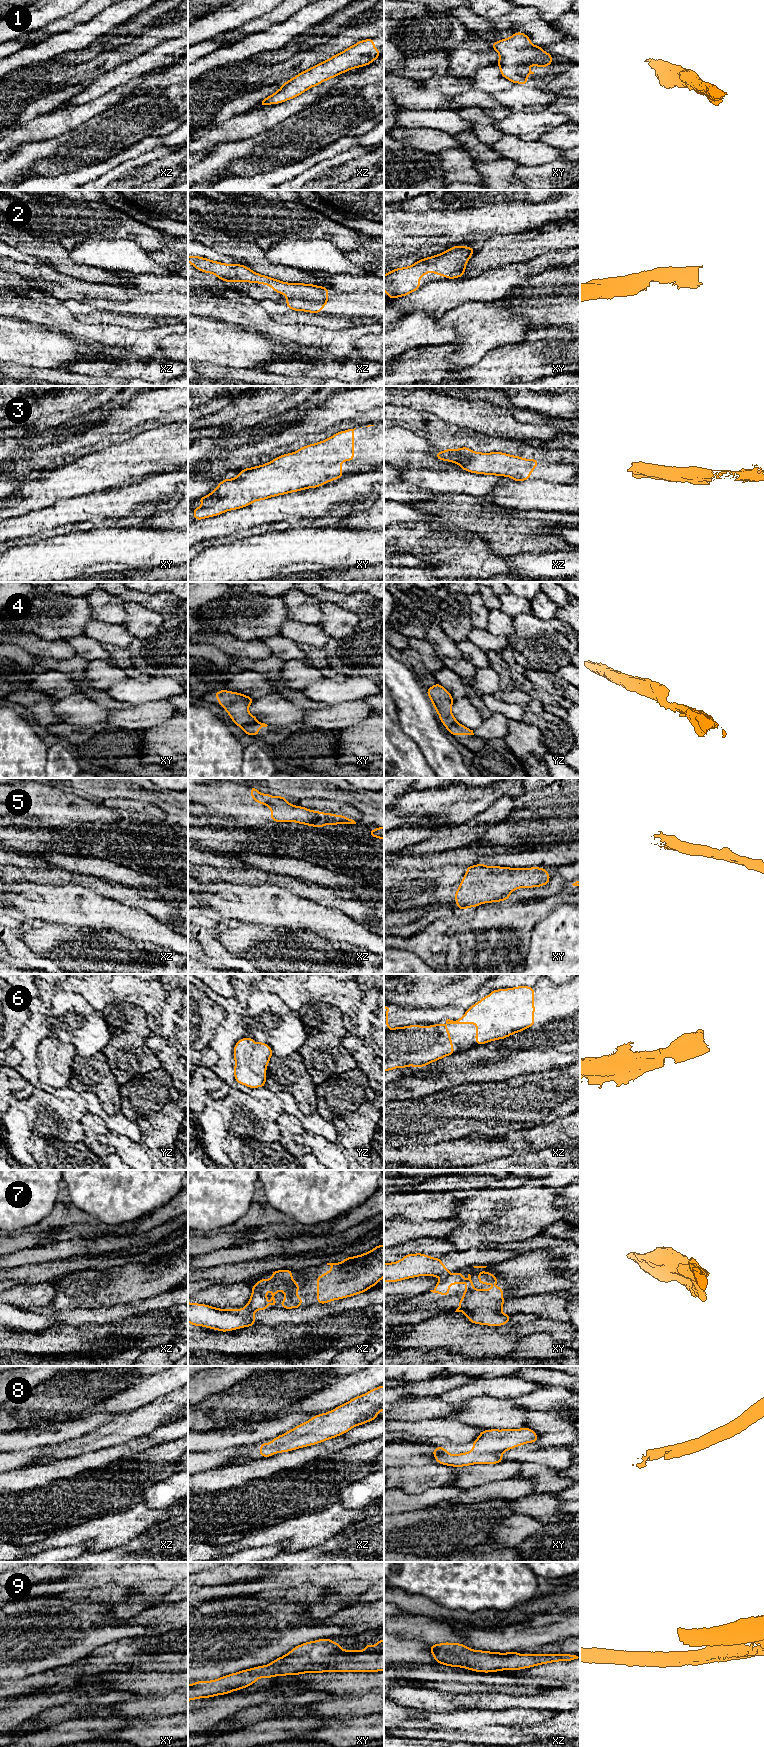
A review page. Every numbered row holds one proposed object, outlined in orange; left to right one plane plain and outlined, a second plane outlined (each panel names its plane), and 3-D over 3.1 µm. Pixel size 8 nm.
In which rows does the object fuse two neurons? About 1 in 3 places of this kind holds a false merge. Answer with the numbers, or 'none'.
4, 7

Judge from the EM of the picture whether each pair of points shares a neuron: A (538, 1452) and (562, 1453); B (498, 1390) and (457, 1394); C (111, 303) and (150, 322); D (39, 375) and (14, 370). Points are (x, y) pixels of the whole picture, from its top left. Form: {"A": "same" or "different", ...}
{"A": "same", "B": "same", "C": "different", "D": "same"}

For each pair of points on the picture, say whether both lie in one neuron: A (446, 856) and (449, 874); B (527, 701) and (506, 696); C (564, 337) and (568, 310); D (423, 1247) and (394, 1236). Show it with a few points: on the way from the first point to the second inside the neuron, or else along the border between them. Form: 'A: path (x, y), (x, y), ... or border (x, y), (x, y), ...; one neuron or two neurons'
A: border (470, 865), (442, 865), (424, 869); two neurons
B: path (522, 699), (511, 696); one neuron
C: border (569, 327), (541, 328); two neurons
D: border (430, 1236), (410, 1239), (394, 1246); two neurons

